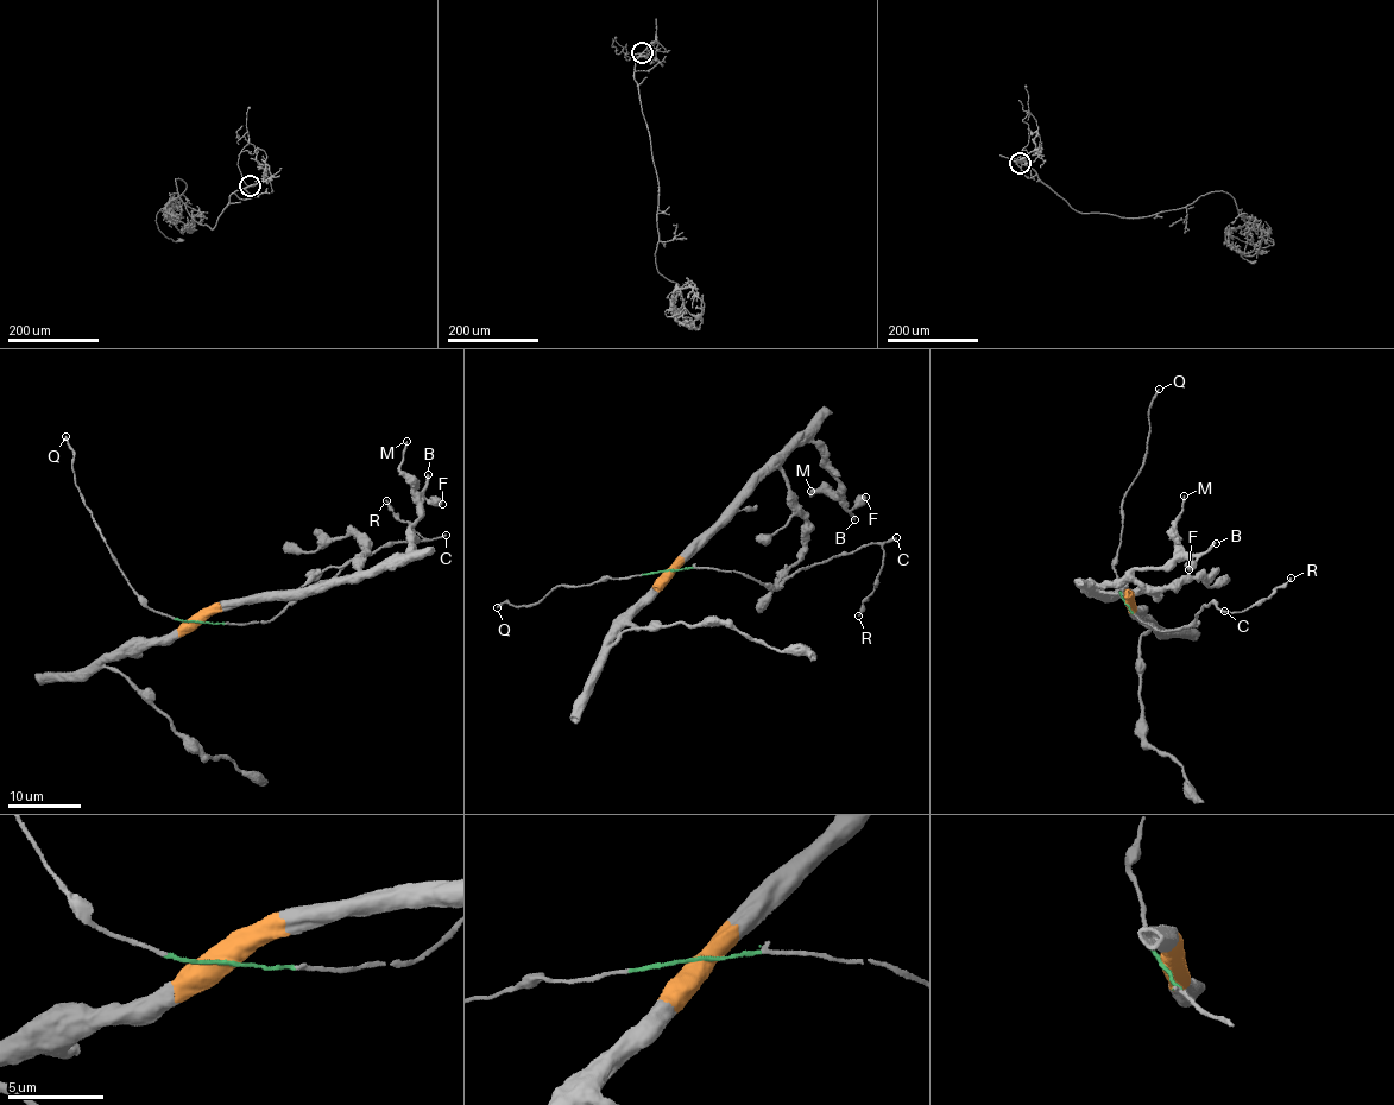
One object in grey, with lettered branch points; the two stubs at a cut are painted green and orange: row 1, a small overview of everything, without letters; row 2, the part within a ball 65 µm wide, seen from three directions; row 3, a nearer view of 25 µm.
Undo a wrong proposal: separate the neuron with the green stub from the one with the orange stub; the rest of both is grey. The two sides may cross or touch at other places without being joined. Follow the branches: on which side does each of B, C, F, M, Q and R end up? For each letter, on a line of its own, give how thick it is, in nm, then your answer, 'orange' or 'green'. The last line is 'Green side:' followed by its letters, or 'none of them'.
B: 320 nm | orange
C: 240 nm | green
F: 700 nm | orange
M: 200 nm | orange
Q: 200 nm | green
R: 140 nm | green
Green side: C, Q, R

